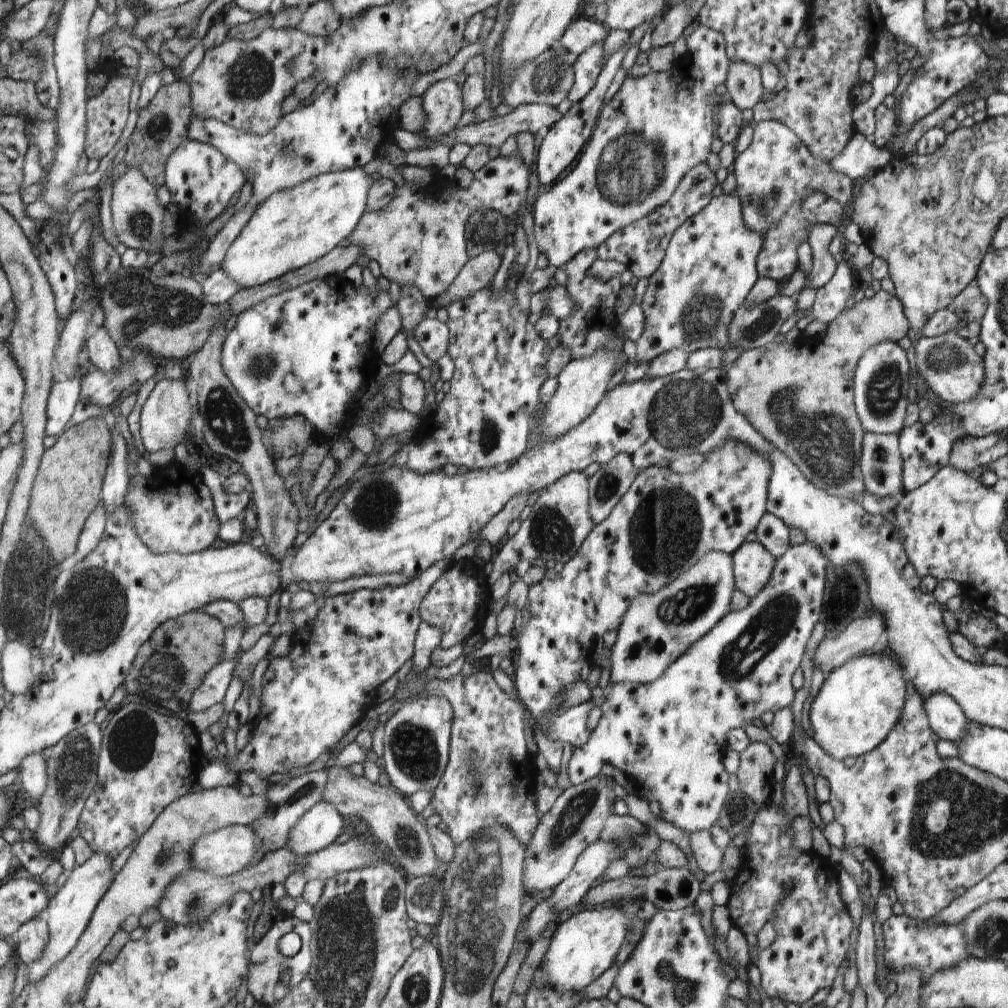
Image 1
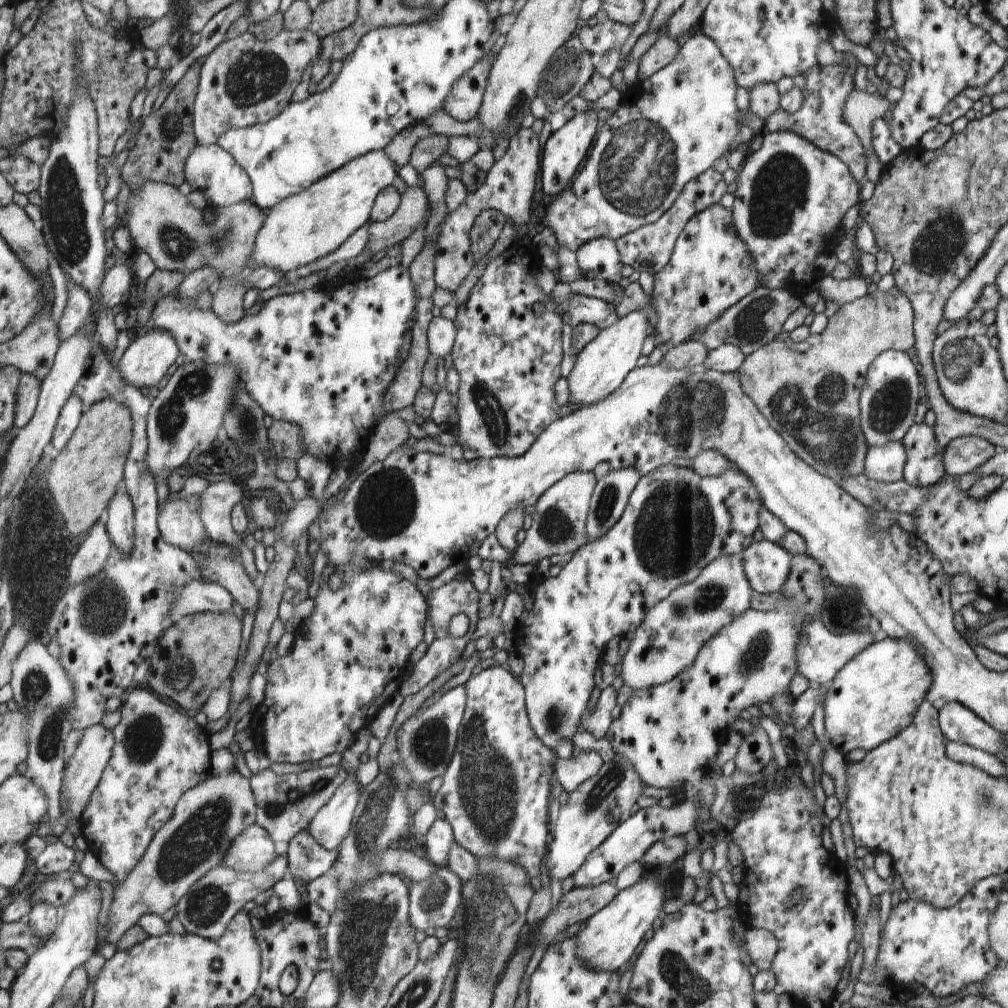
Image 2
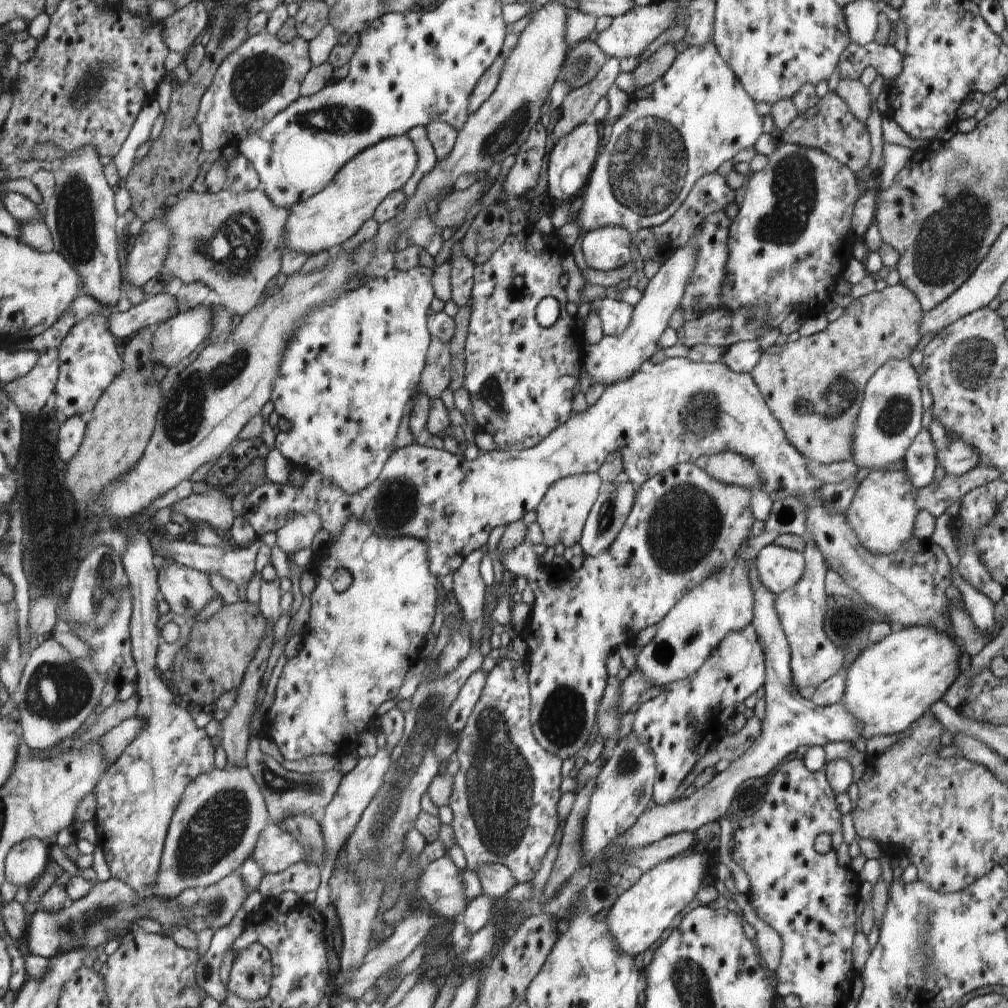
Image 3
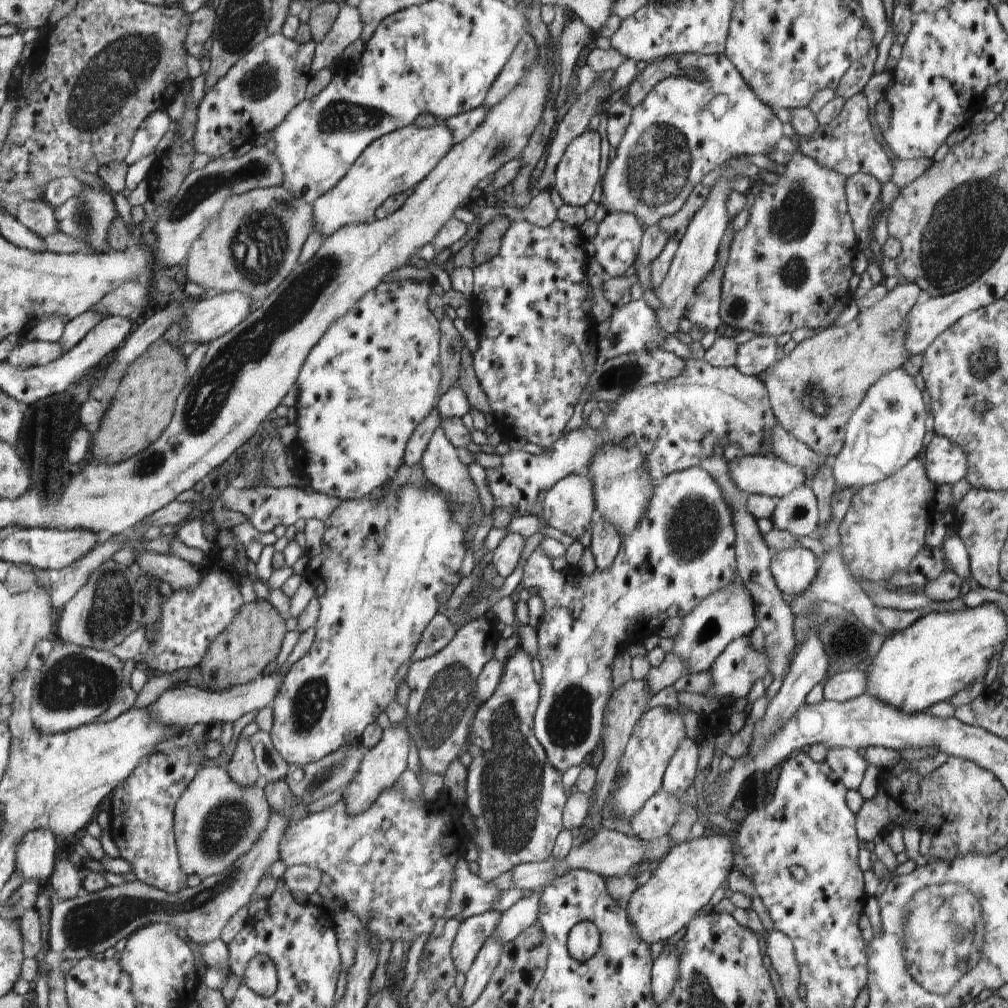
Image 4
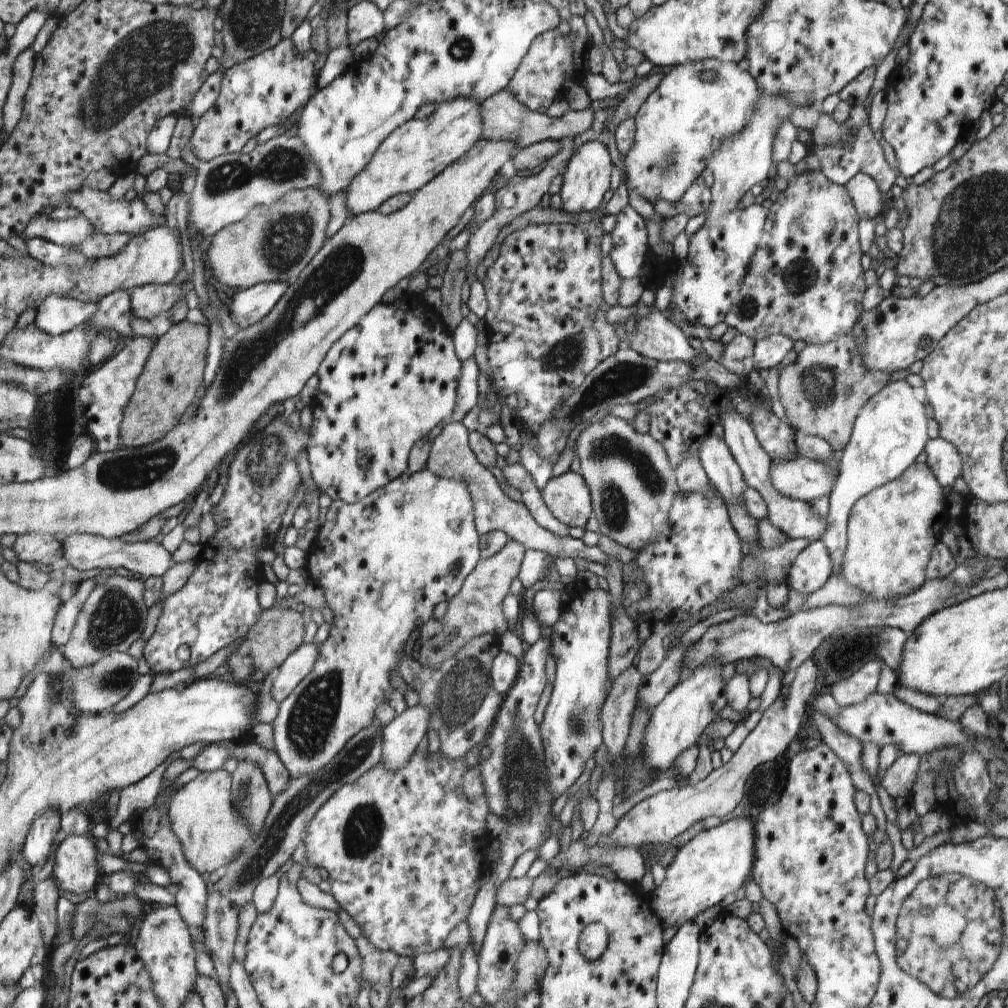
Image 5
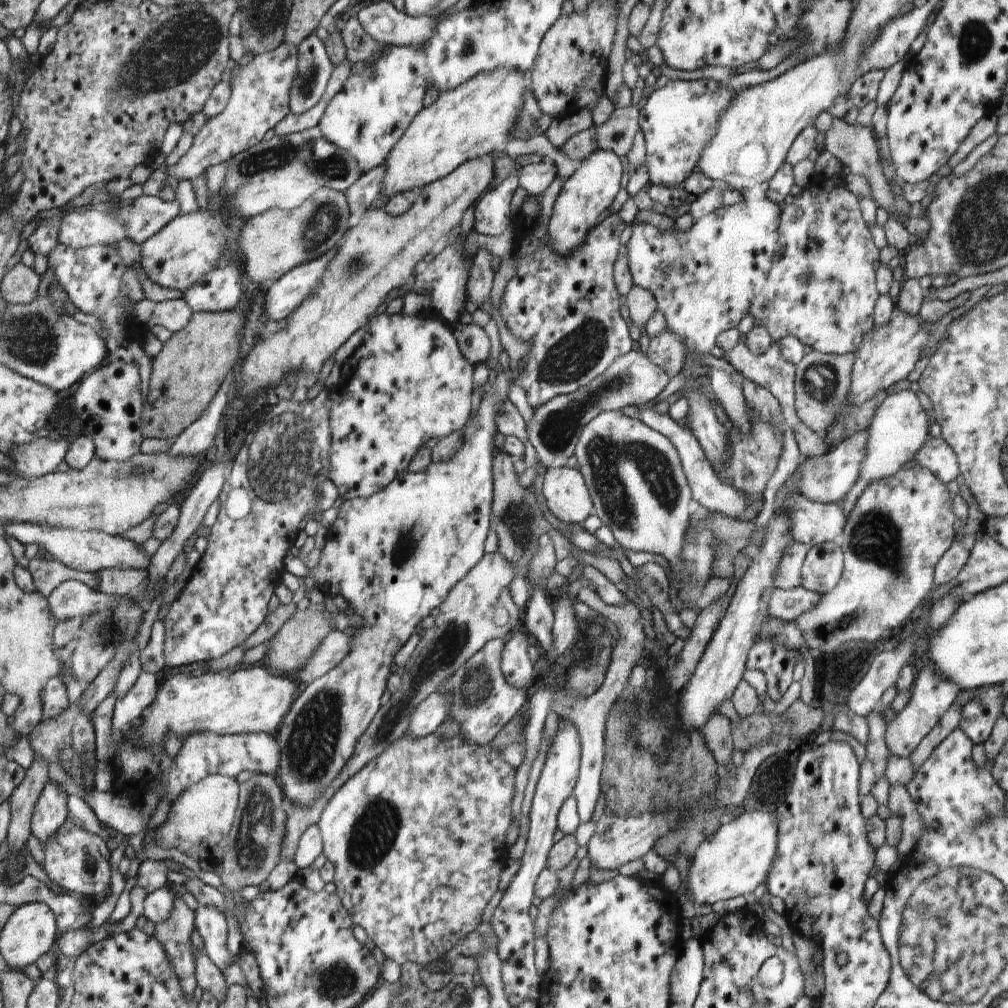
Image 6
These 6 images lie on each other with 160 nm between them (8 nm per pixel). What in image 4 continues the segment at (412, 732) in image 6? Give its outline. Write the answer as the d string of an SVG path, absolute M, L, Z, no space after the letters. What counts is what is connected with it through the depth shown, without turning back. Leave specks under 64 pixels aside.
M406 723L398 727L392 725L390 728L383 730L378 744L367 750L358 776L344 790L343 801L347 804L347 810L350 814L359 815L370 809L378 800L380 793L390 789L400 778L408 764L408 741L410 737L410 731Z

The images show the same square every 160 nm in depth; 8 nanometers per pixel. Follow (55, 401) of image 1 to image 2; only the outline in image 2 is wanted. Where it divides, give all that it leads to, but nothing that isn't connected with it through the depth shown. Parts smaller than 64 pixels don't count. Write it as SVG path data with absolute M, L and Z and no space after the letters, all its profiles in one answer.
M72 393L60 411L50 444L60 452L70 437L73 430L78 426L80 417L84 412L84 404L76 393Z

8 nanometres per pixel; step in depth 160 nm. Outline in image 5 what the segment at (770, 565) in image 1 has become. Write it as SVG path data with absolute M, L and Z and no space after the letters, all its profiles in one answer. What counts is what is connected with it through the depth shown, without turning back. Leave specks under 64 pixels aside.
M816 540L792 562L786 584L788 589L795 592L811 594L820 590L834 574L832 558L826 550L826 544Z

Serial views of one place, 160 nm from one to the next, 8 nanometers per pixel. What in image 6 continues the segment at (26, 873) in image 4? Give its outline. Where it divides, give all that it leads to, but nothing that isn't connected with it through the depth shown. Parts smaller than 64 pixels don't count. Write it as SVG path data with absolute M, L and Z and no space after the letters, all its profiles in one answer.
M49 780L36 801L32 818L31 833L42 846L56 836L56 830L67 818L67 794L61 786Z

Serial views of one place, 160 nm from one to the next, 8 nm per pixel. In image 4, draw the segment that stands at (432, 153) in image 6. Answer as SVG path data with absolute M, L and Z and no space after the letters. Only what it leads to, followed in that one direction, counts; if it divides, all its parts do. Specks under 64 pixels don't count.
M444 119L436 120L435 126L427 129L412 124L380 137L380 142L356 162L356 170L352 170L336 190L324 193L314 202L314 232L326 238L343 226L374 222L375 213L387 198L419 186L453 146L452 133Z

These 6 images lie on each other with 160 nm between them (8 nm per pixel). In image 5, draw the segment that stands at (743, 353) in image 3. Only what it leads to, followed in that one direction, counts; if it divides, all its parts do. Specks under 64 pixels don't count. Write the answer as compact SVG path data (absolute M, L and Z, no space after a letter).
M782 334L764 338L754 344L754 368L762 373L775 368L794 349L795 343Z

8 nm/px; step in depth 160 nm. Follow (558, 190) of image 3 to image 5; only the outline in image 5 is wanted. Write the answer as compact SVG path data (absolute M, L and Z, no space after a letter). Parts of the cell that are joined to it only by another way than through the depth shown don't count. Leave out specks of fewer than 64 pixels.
M589 141L580 146L568 161L563 172L563 183L560 196L563 208L570 214L580 212L592 212L602 204L602 196L608 190L610 184L610 174L612 174L612 162L608 156L606 145L599 141Z

